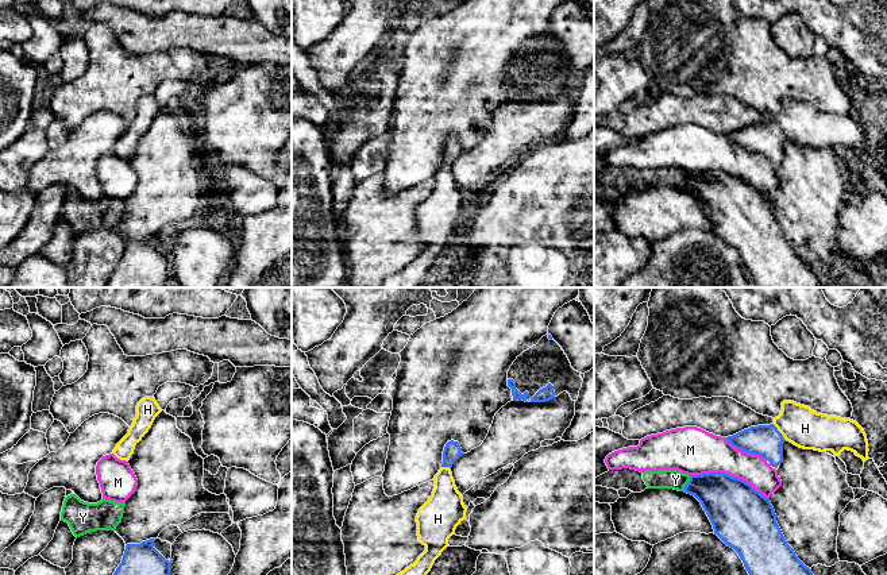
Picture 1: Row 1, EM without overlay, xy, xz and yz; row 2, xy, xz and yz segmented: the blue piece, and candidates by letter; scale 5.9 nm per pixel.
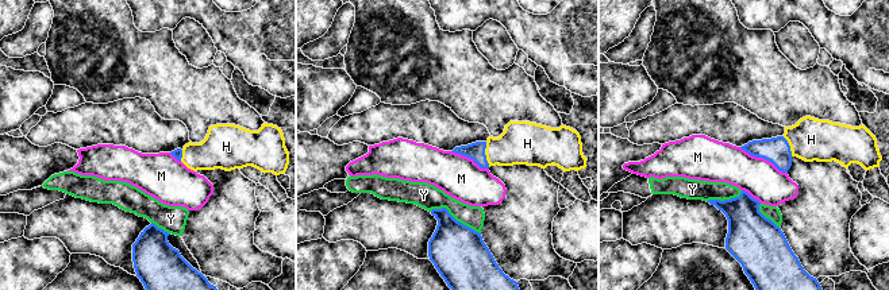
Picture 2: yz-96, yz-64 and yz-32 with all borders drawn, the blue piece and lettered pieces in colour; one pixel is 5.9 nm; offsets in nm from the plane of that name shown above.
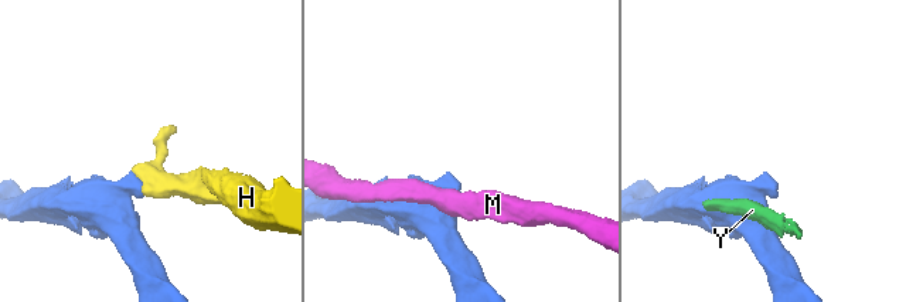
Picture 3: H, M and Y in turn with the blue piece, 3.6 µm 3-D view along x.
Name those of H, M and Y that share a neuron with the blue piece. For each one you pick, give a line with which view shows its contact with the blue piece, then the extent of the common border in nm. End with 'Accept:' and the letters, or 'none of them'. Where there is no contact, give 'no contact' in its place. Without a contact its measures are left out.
H: meets blue in yz; contact 120 nm long
Accept: H

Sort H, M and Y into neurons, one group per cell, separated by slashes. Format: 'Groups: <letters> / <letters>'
Groups: H / M / Y

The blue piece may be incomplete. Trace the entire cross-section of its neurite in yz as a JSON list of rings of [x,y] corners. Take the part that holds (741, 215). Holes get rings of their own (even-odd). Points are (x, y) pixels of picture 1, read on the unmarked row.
[[[724,170],[689,174],[683,189],[701,200],[714,232],[738,251],[756,288],[822,288],[787,242],[770,196]]]

